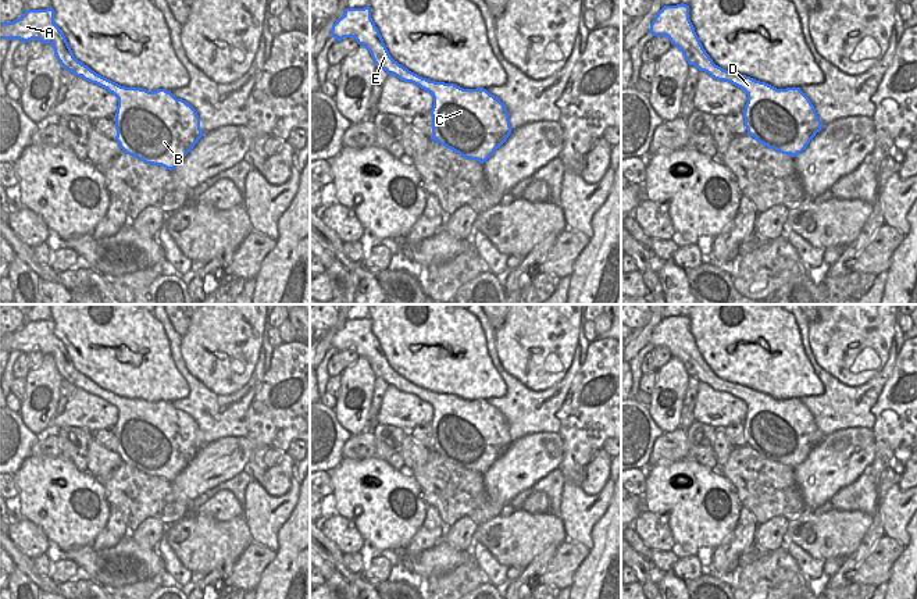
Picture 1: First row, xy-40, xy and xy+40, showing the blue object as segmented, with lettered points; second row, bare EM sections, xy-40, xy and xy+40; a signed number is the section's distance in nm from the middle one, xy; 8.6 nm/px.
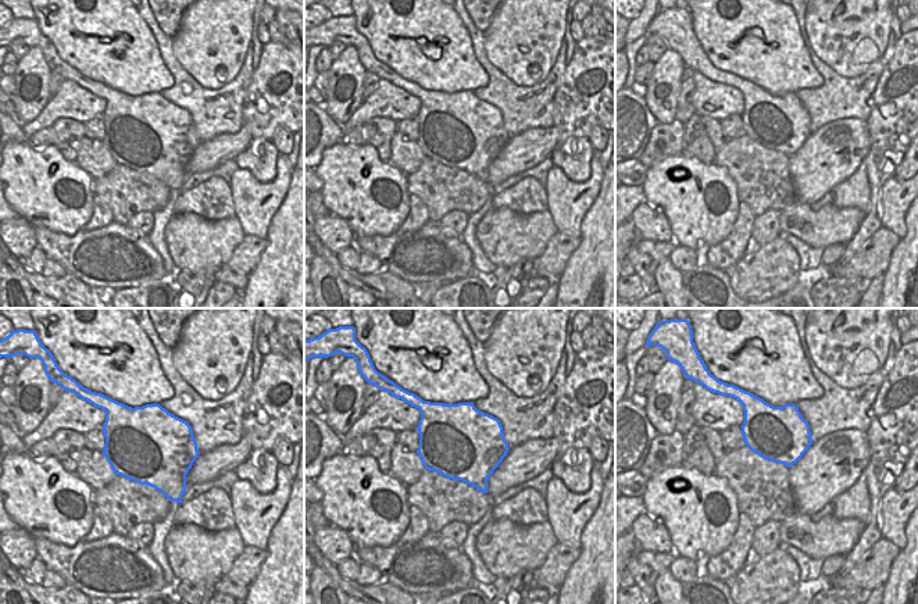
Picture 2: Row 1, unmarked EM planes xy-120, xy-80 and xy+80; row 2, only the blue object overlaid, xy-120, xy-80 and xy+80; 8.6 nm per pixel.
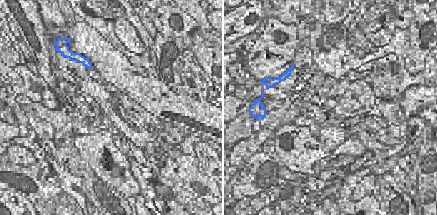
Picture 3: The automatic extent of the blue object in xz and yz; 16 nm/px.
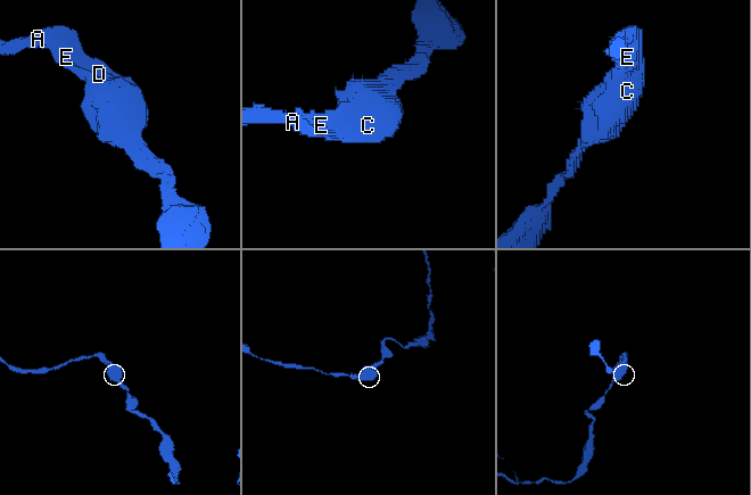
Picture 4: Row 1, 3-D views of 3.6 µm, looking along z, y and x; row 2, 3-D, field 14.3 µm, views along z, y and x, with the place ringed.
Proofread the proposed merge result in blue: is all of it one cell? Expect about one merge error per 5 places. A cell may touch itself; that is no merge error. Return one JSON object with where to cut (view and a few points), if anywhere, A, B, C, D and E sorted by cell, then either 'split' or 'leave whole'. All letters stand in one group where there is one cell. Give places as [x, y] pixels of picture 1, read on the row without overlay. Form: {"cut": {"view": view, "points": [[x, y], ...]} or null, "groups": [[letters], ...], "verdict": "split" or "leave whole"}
{"cut": null, "groups": [["A", "B", "C", "D", "E"]], "verdict": "leave whole"}

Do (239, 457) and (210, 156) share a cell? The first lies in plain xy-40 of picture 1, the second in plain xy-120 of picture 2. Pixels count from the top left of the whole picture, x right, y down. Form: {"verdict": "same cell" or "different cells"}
{"verdict": "same cell"}

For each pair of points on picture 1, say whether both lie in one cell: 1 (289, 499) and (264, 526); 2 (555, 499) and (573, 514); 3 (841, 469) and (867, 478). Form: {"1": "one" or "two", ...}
{"1": "one", "2": "two", "3": "two"}

